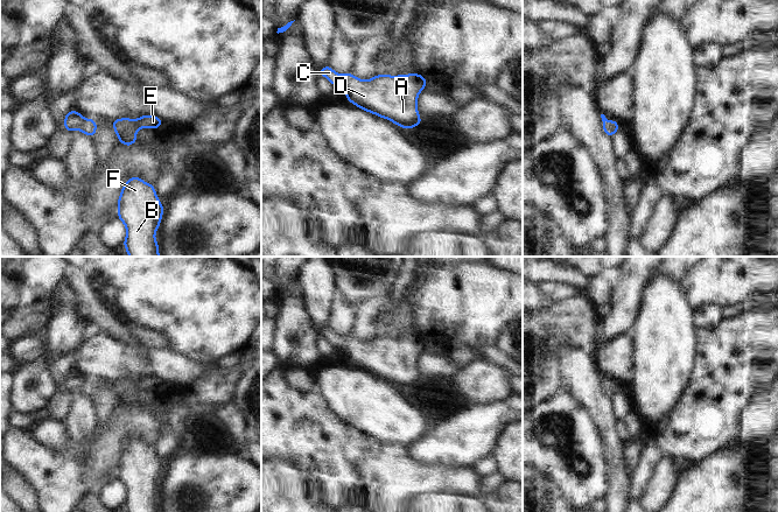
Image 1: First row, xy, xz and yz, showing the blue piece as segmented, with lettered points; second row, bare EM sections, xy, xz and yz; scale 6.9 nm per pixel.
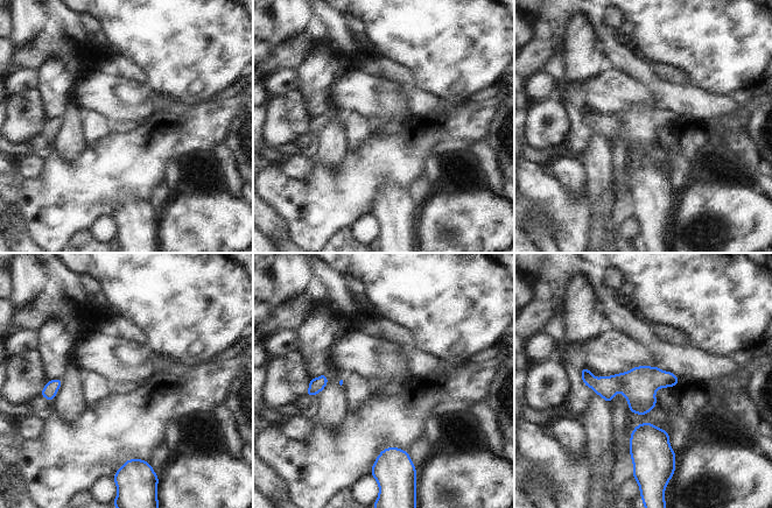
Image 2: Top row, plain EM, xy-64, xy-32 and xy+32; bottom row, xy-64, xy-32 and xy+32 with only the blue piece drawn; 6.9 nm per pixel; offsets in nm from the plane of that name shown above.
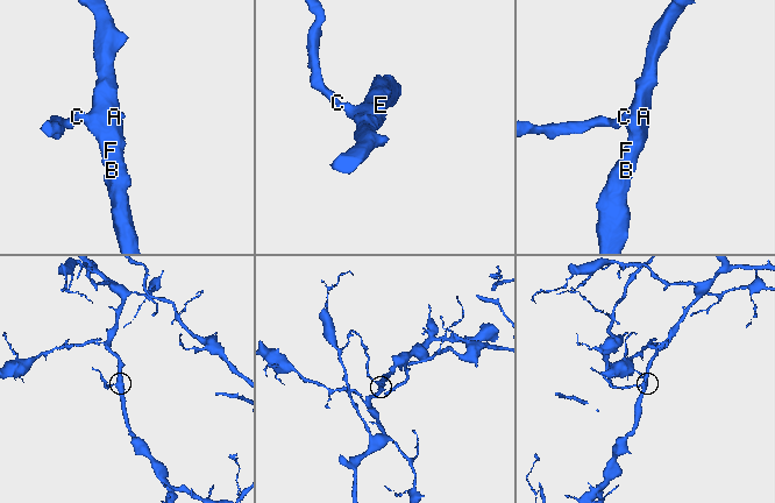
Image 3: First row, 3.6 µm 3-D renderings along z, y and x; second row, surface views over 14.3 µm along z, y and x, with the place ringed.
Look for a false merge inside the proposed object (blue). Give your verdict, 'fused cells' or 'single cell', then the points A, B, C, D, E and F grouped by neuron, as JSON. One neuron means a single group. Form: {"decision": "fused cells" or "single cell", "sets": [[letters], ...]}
{"decision": "single cell", "sets": [["A", "B", "C", "D", "E", "F"]]}

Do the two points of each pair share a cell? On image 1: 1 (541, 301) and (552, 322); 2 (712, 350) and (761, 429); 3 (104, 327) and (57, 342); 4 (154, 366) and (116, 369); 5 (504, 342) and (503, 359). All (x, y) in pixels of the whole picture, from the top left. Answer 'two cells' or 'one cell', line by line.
1: two cells
2: two cells
3: two cells
4: two cells
5: two cells

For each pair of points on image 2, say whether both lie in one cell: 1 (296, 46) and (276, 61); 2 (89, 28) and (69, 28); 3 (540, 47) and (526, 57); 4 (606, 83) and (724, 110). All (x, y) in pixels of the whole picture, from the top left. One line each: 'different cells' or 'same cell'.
1: same cell
2: different cells
3: same cell
4: different cells

